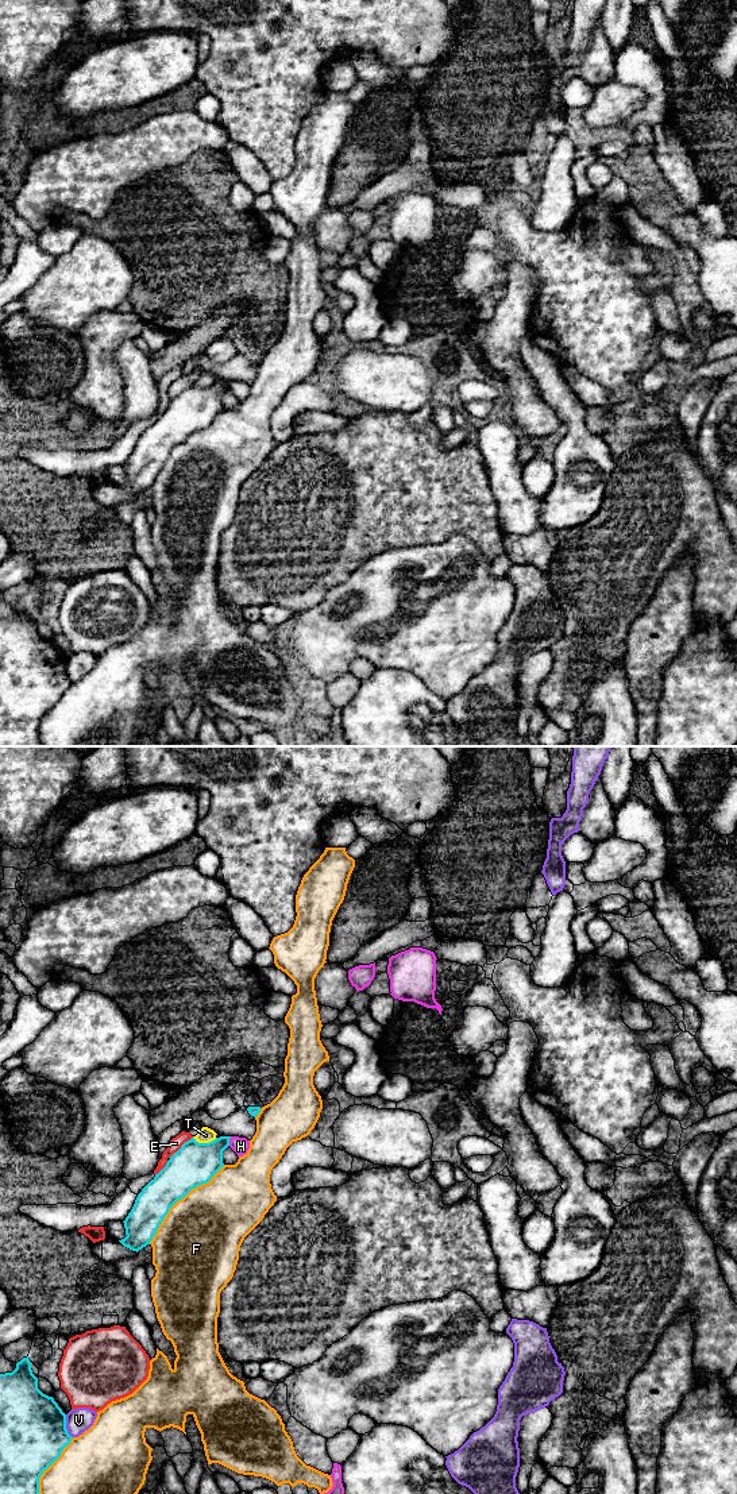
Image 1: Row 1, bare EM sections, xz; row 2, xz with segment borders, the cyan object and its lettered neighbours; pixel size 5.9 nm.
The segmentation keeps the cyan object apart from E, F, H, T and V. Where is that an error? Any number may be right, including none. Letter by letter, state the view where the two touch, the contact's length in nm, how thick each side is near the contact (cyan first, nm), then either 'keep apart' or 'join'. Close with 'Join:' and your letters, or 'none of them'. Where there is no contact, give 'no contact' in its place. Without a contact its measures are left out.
E: contact in xz; length 190 nm; calibres 260 and 70 nm; keep apart
F: contact in xz; length 650 nm; calibres 260 and 480 nm; keep apart
H: contact in xz; length 60 nm; calibres 260 and 100 nm; keep apart
T: contact in xz; length 140 nm; calibres 260 and 90 nm; keep apart
V: contact in xz; length 150 nm; calibres 400 and 150 nm; keep apart
Join: none of them

